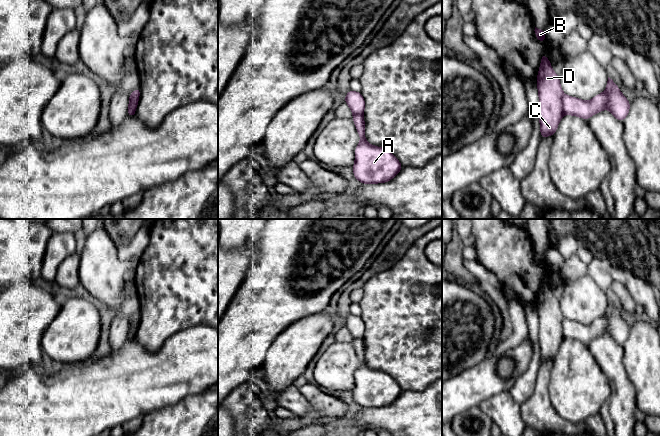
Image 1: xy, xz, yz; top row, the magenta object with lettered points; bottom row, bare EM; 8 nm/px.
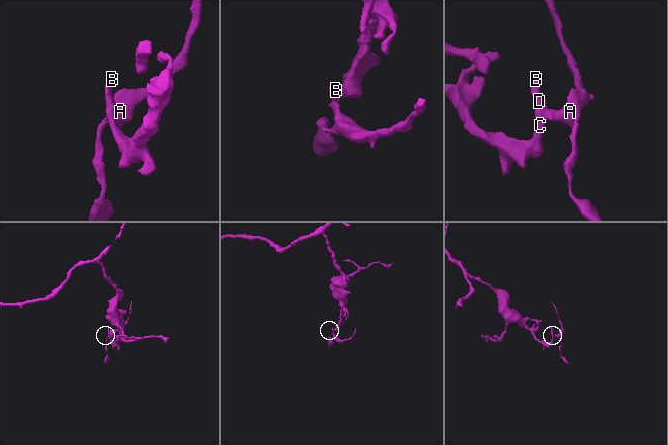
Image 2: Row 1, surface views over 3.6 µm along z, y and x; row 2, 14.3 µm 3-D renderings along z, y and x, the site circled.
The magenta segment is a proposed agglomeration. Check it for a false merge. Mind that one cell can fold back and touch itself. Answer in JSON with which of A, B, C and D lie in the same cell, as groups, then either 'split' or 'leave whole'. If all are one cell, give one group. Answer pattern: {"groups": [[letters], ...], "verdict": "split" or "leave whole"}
{"groups": [["A"], ["B", "C", "D"]], "verdict": "split"}

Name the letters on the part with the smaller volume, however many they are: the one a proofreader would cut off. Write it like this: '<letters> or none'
A

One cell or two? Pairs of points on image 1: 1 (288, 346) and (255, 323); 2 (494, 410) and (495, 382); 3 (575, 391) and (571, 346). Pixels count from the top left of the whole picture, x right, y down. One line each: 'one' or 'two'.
1: two
2: two
3: one

